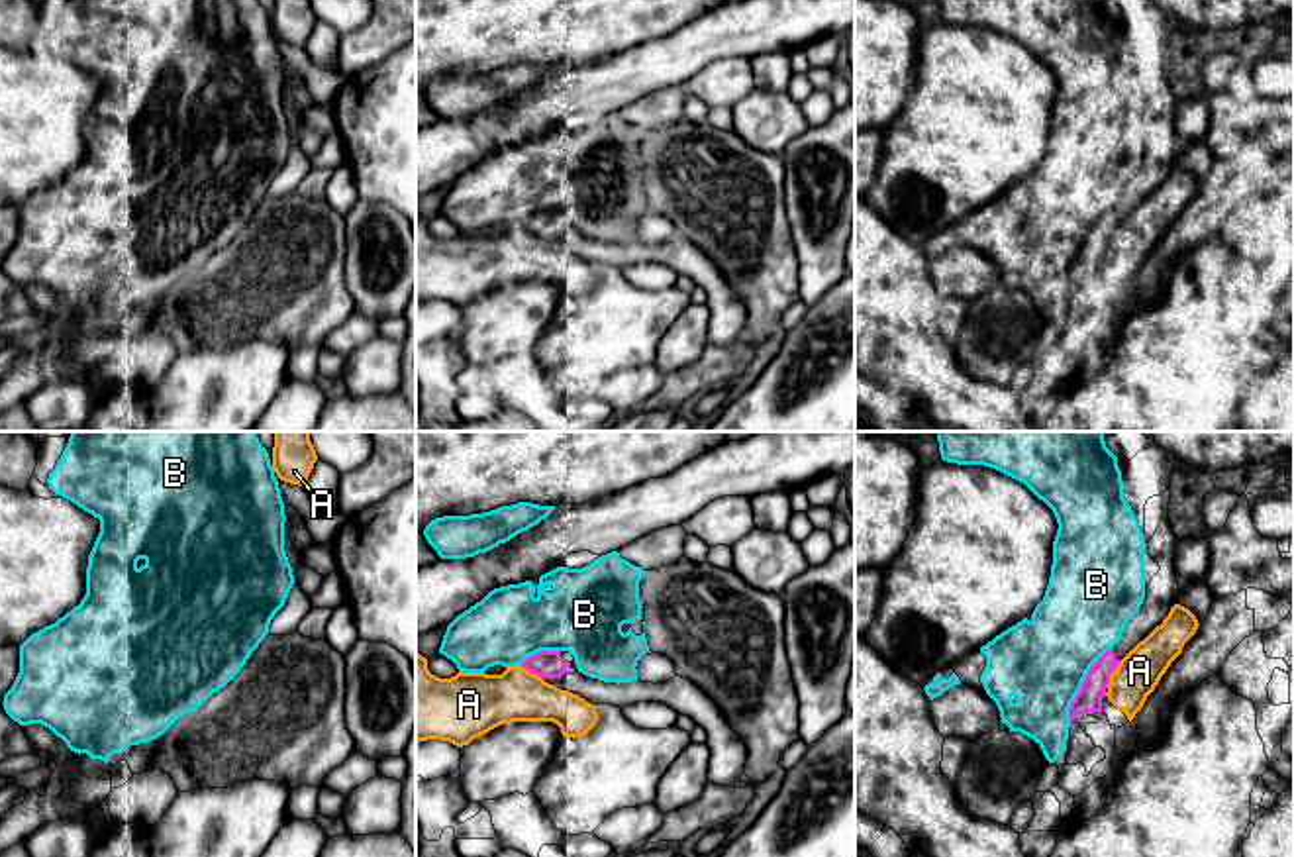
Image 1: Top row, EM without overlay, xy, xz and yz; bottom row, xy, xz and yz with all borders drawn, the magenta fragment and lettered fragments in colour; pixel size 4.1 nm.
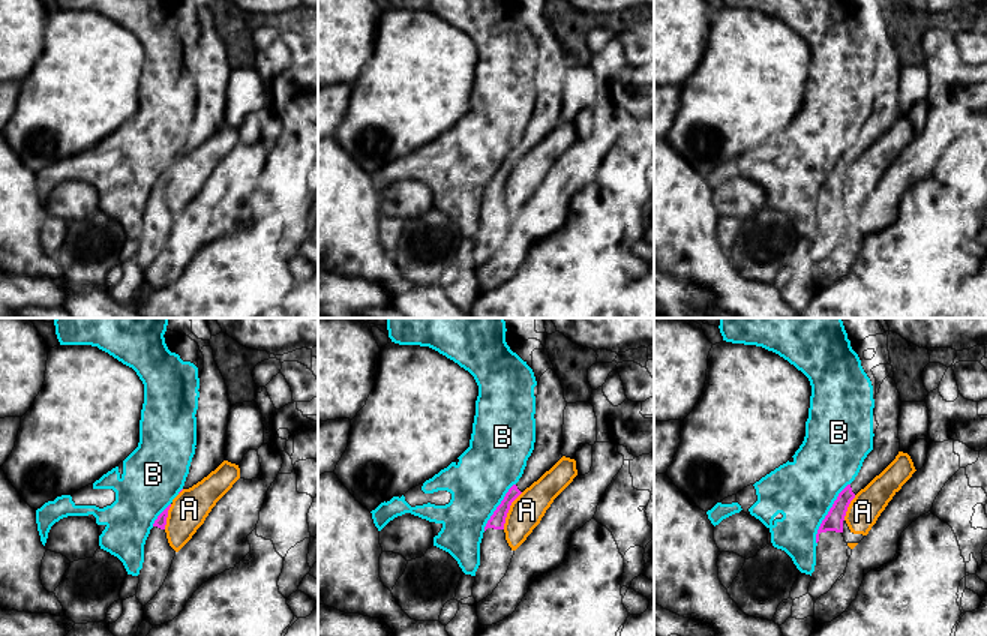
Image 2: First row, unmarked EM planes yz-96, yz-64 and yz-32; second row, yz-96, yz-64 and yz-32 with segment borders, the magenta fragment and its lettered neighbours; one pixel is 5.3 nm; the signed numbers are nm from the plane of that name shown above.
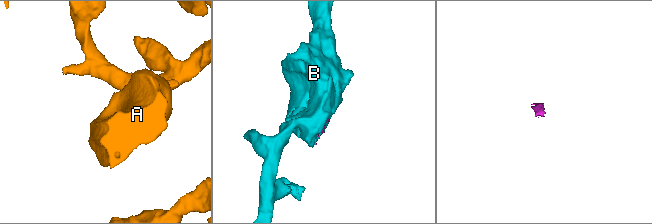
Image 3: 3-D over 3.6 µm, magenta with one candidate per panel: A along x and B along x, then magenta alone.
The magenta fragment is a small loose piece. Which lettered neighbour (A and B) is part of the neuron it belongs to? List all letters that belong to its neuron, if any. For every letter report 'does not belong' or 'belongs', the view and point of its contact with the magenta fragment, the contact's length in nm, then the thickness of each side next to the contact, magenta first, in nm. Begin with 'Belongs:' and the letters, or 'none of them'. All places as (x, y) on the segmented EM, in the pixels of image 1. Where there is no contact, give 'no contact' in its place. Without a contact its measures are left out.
Belongs: none of them
A: does not belong; meets magenta in yz at (1110, 673); contact 130 nm long; 110 nm thick on the magenta side, 180 nm on the other
B: does not belong; meets magenta in yz at (1083, 683); contact 360 nm long; 110 nm thick on the magenta side, 360 nm on the other

